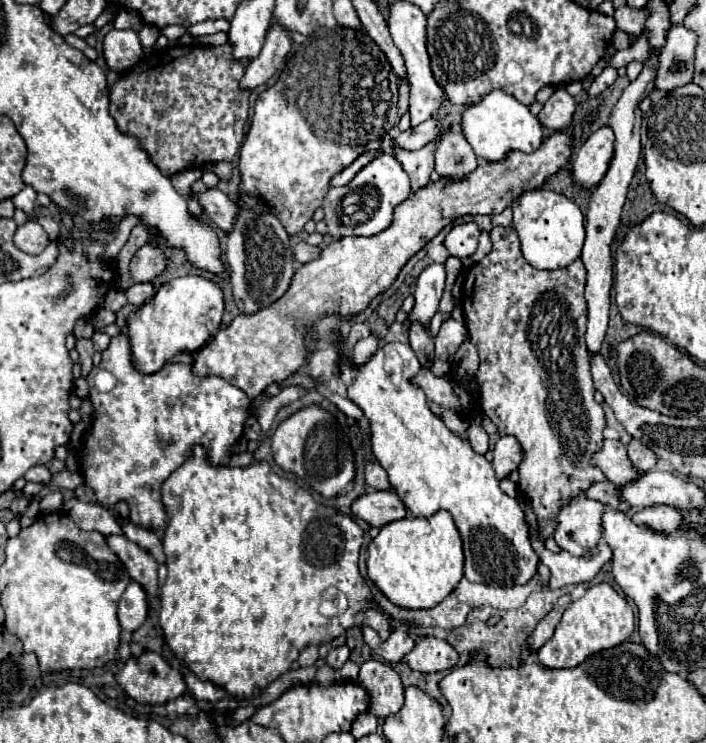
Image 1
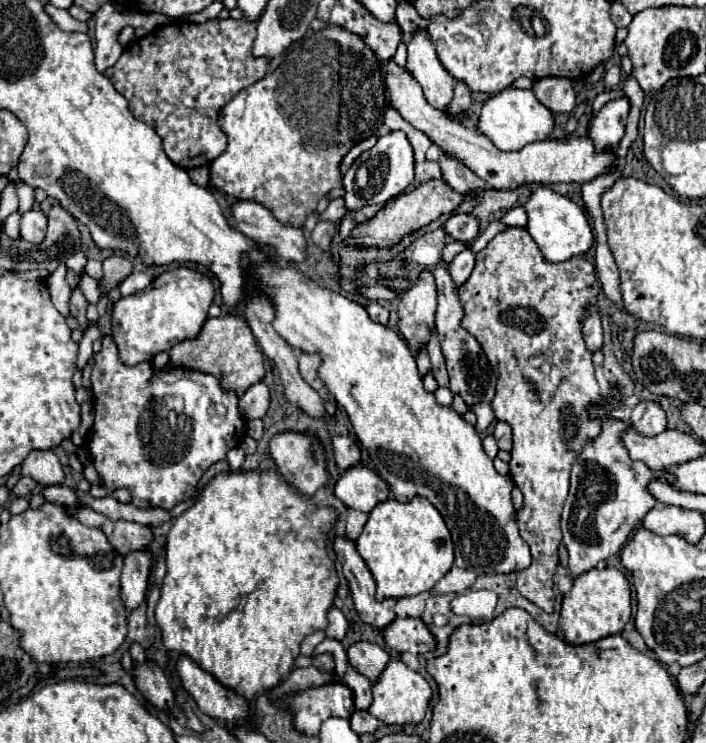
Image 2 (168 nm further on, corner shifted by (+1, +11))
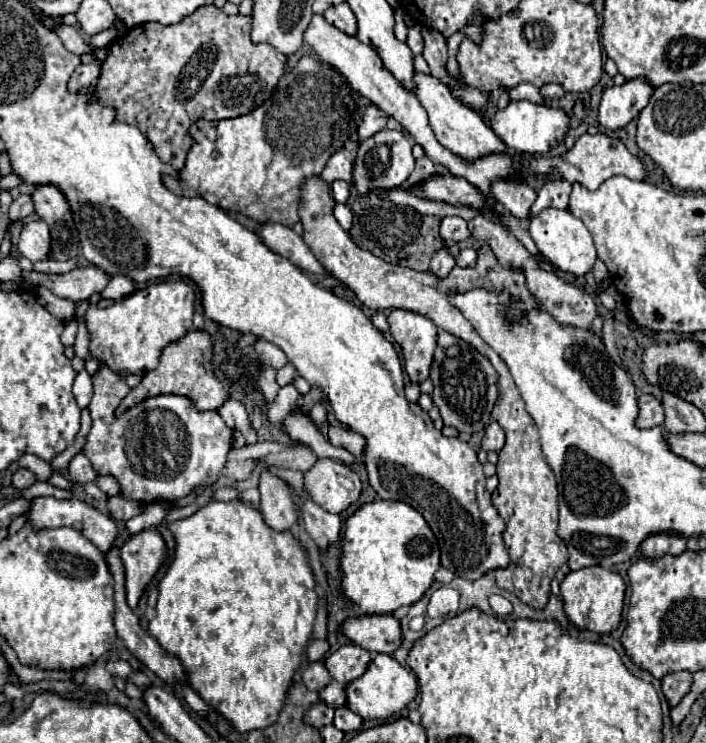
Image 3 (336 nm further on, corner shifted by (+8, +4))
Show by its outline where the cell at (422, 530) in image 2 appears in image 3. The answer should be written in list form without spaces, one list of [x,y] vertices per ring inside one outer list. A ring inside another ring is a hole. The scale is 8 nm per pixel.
[[[374,501],[362,505],[352,517],[348,517],[342,537],[340,569],[346,597],[352,599],[364,613],[394,613],[402,605],[414,605],[430,589],[434,573],[440,569],[440,549],[432,529],[414,507],[402,501]]]

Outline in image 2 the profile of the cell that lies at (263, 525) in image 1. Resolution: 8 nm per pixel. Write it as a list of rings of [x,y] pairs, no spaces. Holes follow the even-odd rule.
[[[227,472],[227,474],[217,474],[201,492],[197,502],[185,510],[179,518],[175,518],[169,536],[167,536],[167,546],[165,546],[165,558],[167,558],[167,576],[163,580],[161,588],[161,598],[157,602],[155,618],[157,624],[163,632],[163,644],[167,650],[175,650],[181,654],[187,654],[193,658],[203,670],[207,670],[215,680],[225,686],[227,690],[233,690],[235,694],[243,696],[245,700],[253,700],[257,692],[269,690],[277,686],[289,672],[293,670],[295,658],[299,656],[299,646],[305,636],[325,630],[327,628],[327,612],[329,606],[333,604],[335,592],[337,592],[337,572],[333,560],[327,556],[327,542],[331,538],[331,528],[333,522],[337,520],[337,512],[333,508],[317,508],[313,512],[307,510],[305,498],[289,488],[289,484],[275,472],[267,474],[257,474],[257,472]]]

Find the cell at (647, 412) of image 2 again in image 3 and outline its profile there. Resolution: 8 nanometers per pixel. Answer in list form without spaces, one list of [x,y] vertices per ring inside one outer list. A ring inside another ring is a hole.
[[[640,395],[638,397],[638,419],[636,419],[636,427],[640,429],[650,429],[650,427],[658,427],[664,423],[664,409],[662,403],[658,399],[654,399],[652,395]]]

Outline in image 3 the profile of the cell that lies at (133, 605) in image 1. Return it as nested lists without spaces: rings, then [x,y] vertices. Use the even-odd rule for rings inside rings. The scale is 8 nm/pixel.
[[[146,529],[126,539],[120,547],[120,559],[126,575],[128,607],[136,609],[144,587],[150,583],[164,559],[164,541],[156,529]]]

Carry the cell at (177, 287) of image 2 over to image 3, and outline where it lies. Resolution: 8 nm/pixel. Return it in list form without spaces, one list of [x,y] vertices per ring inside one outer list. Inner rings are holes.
[[[184,279],[150,285],[120,301],[100,301],[92,305],[84,317],[90,331],[90,355],[106,363],[118,375],[144,375],[158,367],[162,349],[168,343],[180,341],[192,329],[194,305],[194,283]]]

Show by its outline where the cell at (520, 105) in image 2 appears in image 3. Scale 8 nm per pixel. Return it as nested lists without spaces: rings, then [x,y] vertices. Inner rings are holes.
[[[510,101],[506,109],[496,111],[496,115],[490,119],[490,127],[506,147],[518,153],[542,155],[564,141],[568,131],[568,117],[564,111],[546,105],[534,105],[530,101]]]

